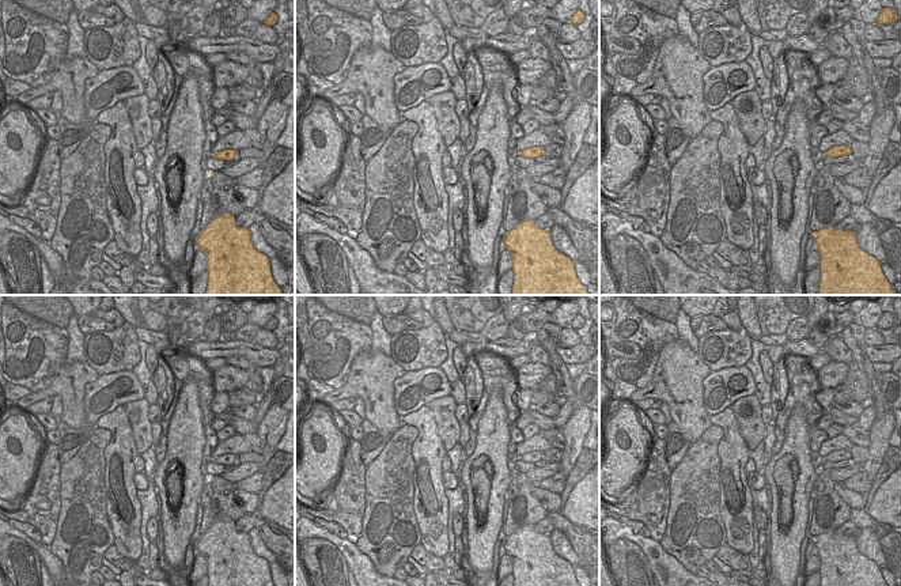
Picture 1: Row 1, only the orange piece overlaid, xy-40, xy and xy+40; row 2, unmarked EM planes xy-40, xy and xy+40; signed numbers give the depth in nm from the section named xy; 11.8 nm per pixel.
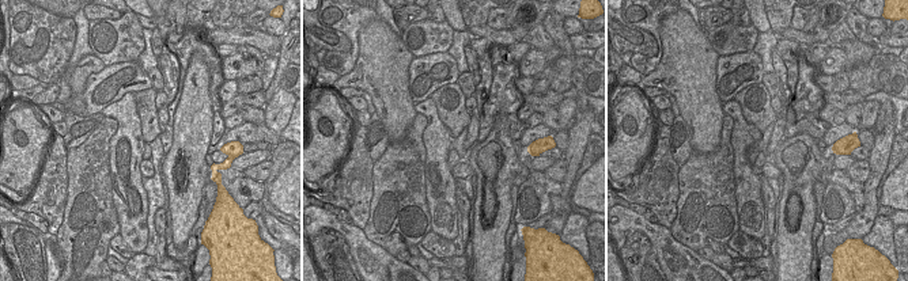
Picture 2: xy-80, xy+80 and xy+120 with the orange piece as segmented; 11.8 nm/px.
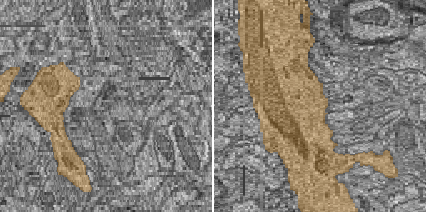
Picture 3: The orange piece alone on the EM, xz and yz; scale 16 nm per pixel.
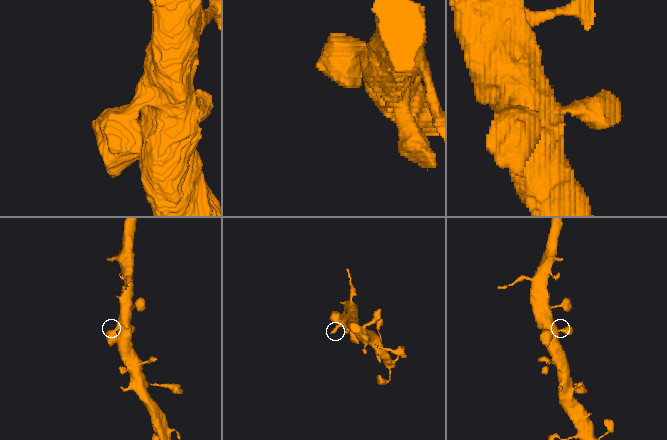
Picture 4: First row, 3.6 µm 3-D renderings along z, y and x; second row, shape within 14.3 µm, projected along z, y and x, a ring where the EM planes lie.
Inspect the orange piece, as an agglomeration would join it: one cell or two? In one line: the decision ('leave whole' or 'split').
leave whole

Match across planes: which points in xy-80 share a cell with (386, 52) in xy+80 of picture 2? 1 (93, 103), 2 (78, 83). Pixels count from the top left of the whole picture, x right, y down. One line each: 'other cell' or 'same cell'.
1: other cell
2: same cell

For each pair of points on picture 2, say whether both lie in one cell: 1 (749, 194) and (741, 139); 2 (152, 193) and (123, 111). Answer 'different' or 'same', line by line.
1: same
2: different

